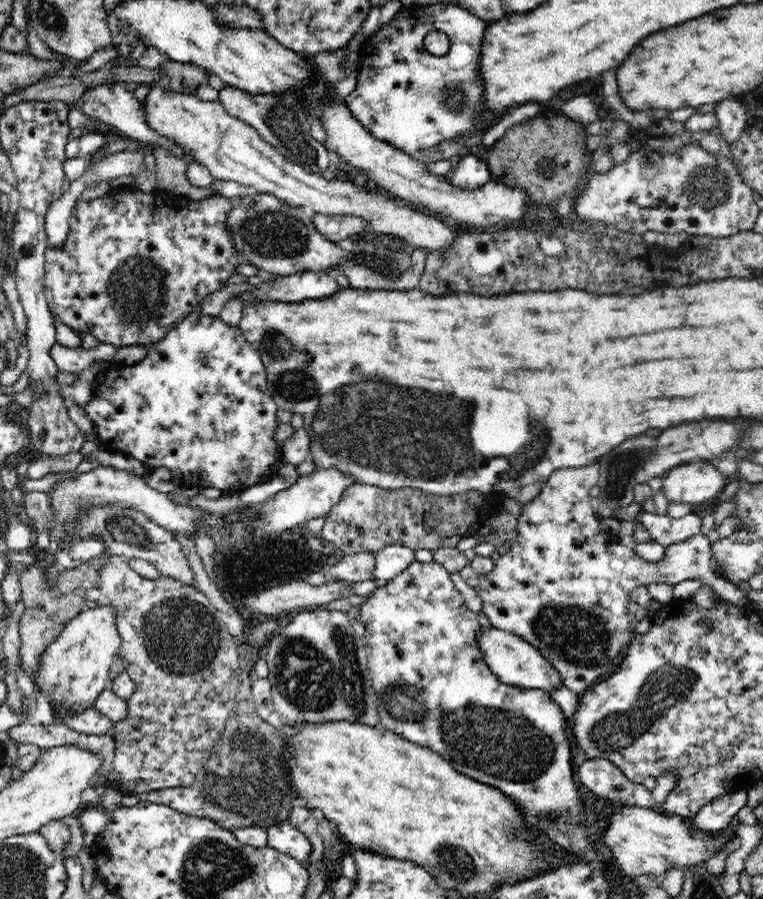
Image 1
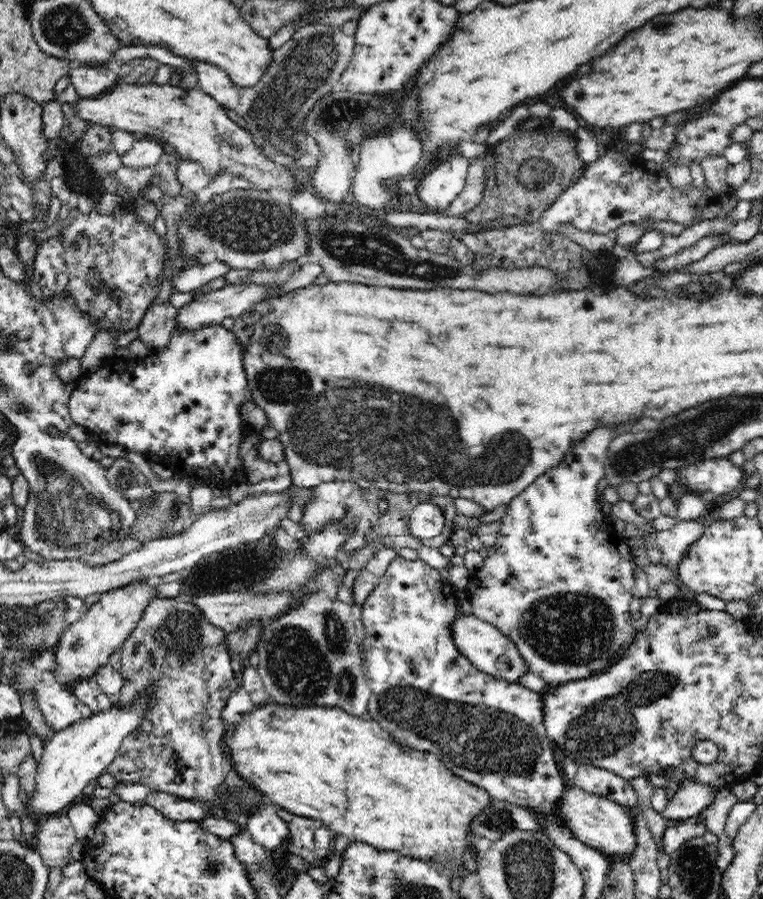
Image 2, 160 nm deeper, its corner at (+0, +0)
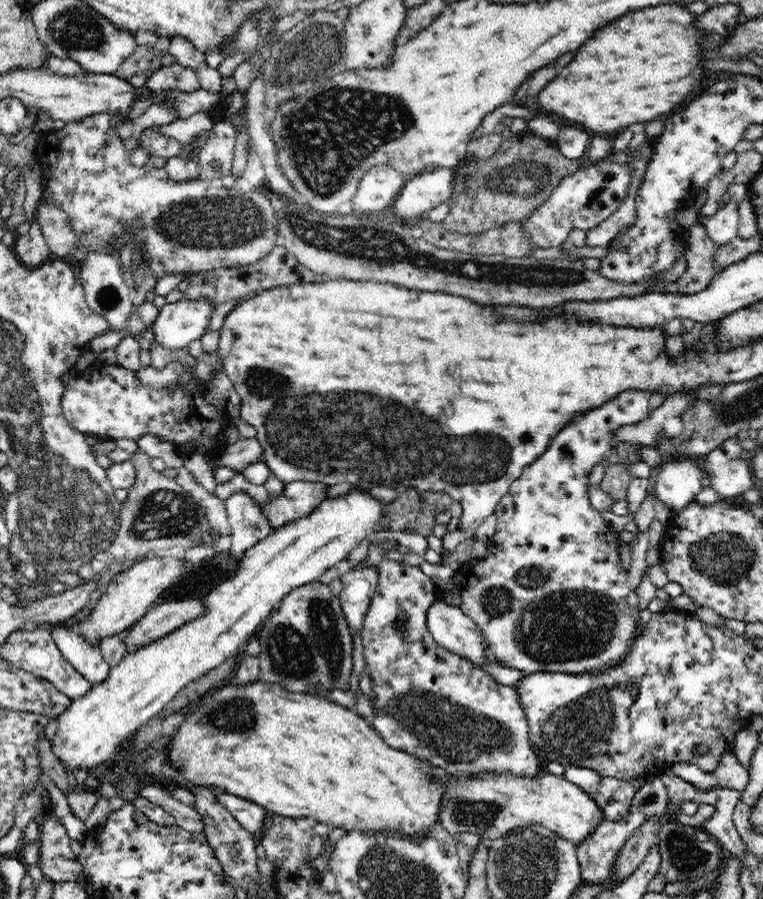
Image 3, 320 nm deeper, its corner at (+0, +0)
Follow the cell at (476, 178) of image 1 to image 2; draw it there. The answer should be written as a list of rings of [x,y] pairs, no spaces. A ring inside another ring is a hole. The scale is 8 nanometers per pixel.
[[[460,155],[445,157],[441,163],[421,175],[417,196],[428,208],[442,212],[465,187],[470,159]]]

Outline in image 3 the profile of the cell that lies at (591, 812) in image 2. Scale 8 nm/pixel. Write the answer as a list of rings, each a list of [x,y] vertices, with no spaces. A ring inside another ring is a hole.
[[[440,769],[436,773],[438,772],[440,775],[446,775],[448,780],[446,794],[442,800],[440,823],[450,834],[471,832],[493,841],[514,828],[540,826],[548,828],[557,838],[572,841],[579,846],[606,820],[606,813],[599,808],[598,801],[565,777],[552,773],[536,781],[524,780],[513,774],[486,774],[480,778],[472,778],[466,783],[456,783],[452,775],[441,773]]]

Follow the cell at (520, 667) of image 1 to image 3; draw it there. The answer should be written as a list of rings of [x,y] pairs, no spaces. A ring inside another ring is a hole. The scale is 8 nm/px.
[[[439,600],[428,611],[428,629],[440,646],[472,664],[504,666],[503,661],[498,661],[490,651],[490,643],[482,635],[482,629],[460,607]]]

